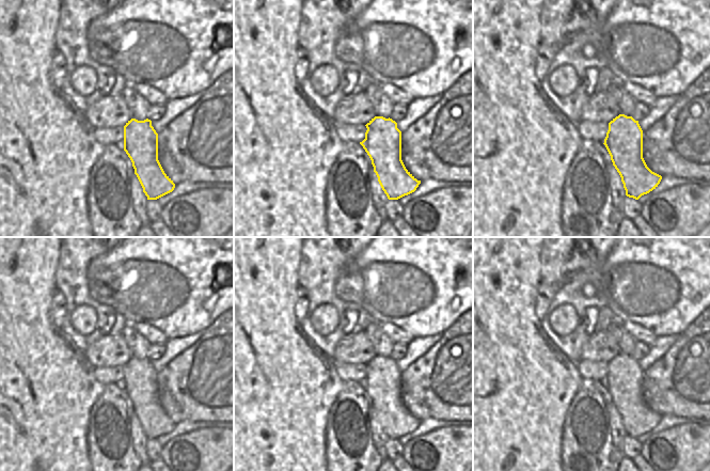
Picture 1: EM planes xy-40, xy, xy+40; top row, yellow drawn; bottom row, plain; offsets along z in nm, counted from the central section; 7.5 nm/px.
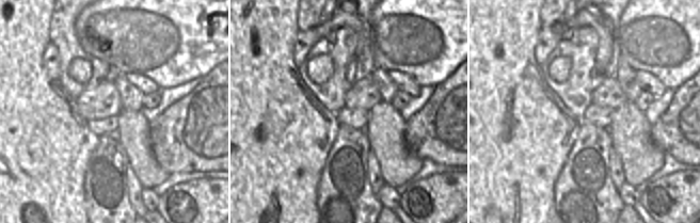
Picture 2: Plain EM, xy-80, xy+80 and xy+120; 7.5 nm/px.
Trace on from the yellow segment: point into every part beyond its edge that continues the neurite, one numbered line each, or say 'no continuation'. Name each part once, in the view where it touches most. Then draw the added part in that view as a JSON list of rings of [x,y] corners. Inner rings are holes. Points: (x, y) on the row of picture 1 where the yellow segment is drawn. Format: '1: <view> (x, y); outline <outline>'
no continuation

